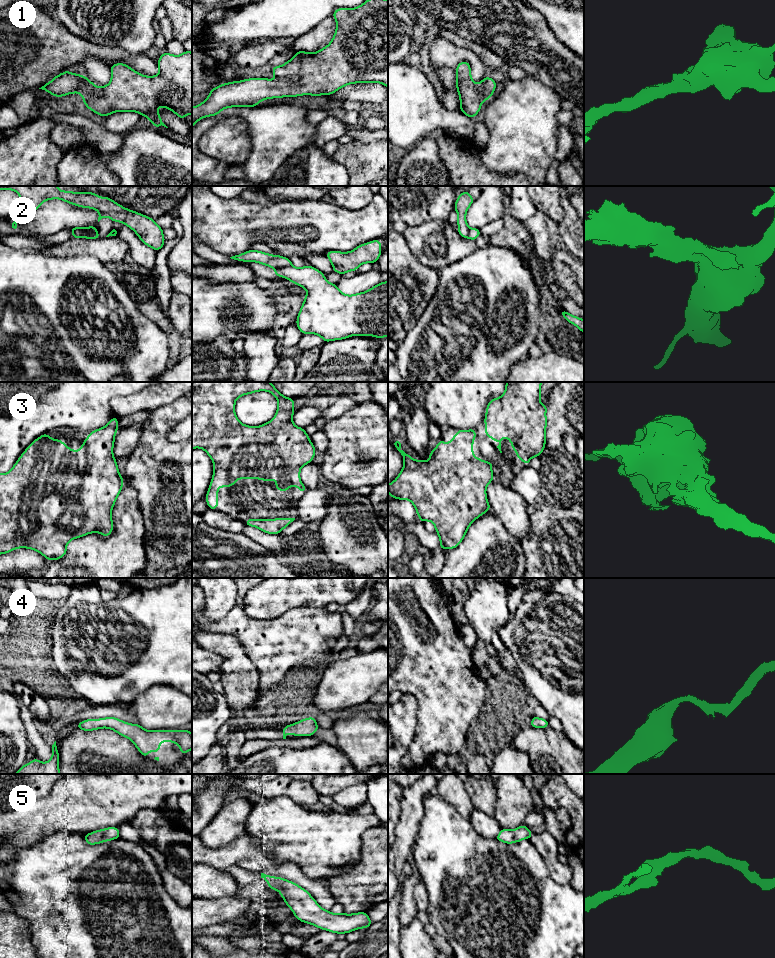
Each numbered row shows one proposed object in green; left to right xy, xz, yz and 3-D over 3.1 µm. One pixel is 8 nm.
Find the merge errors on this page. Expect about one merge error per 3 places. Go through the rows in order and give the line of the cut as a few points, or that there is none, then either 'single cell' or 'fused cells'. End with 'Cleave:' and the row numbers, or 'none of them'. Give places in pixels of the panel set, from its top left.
1: no cut | single cell
2: xz (291, 264), (285, 265), (280, 269) | fused cells
3: no cut | single cell
4: no cut | single cell
5: no cut | single cell
Cleave: 2

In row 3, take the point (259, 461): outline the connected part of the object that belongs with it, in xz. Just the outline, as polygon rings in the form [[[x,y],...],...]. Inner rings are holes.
[[[192,382],[192,386],[192,449],[203,449],[214,465],[213,477],[205,497],[208,508],[213,510],[218,508],[219,487],[231,487],[238,479],[259,479],[271,483],[270,479],[274,478],[276,480],[274,486],[281,492],[294,485],[300,492],[308,490],[300,480],[300,470],[313,461],[316,449],[304,428],[293,423],[294,398],[283,396],[270,382]],[[258,391],[267,391],[274,395],[278,401],[276,414],[272,420],[263,425],[256,427],[244,425],[235,414],[235,402],[243,395]]]

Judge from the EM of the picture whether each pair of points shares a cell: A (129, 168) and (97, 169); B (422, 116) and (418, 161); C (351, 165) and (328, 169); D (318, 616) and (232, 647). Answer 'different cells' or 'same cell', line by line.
A: different cells
B: different cells
C: different cells
D: different cells

